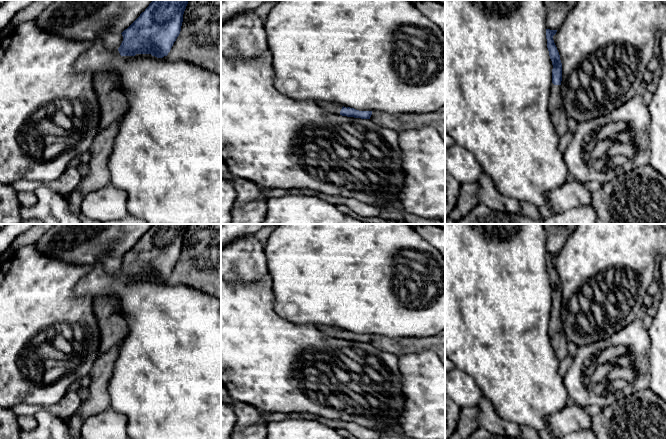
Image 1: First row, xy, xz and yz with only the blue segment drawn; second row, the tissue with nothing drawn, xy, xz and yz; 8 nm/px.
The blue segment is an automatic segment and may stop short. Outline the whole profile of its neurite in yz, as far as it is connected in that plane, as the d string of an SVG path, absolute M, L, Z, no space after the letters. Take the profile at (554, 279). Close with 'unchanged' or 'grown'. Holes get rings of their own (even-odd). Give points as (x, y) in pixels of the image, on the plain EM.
M546 253L547 272L552 285L552 308L549 319L548 334L552 337L556 332L562 330L561 305L562 305L562 287L553 260L557 254Z; grown

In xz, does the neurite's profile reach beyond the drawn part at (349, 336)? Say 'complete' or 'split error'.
split error

